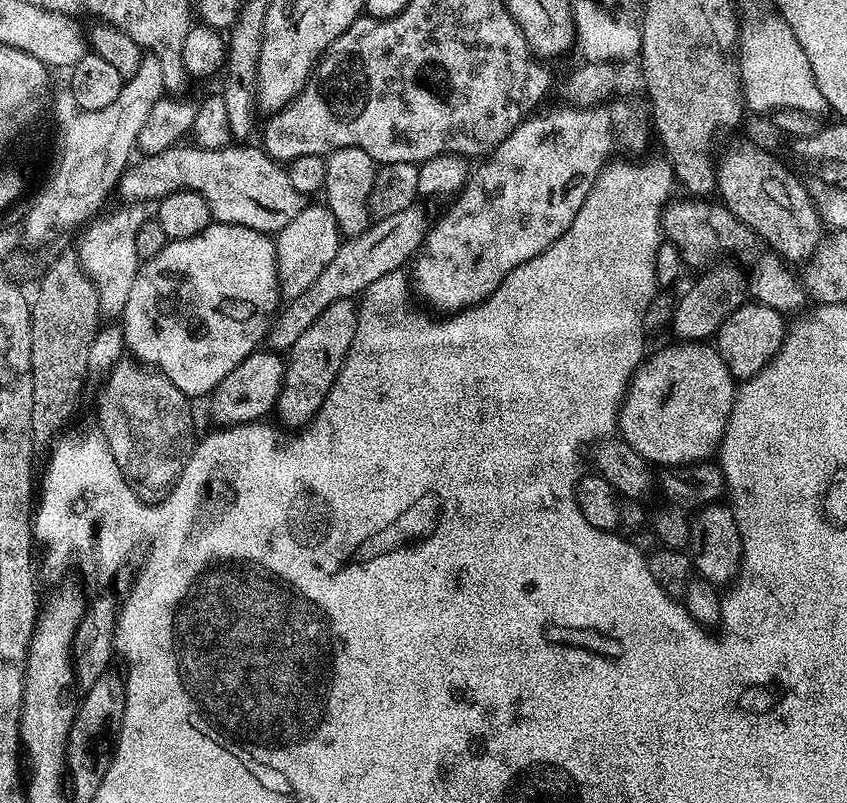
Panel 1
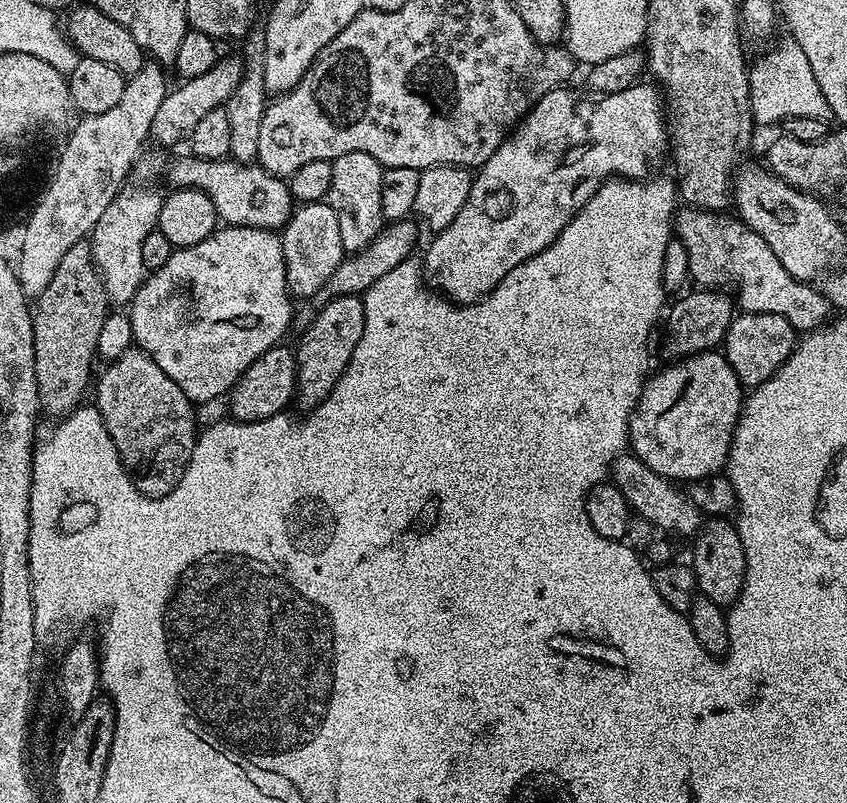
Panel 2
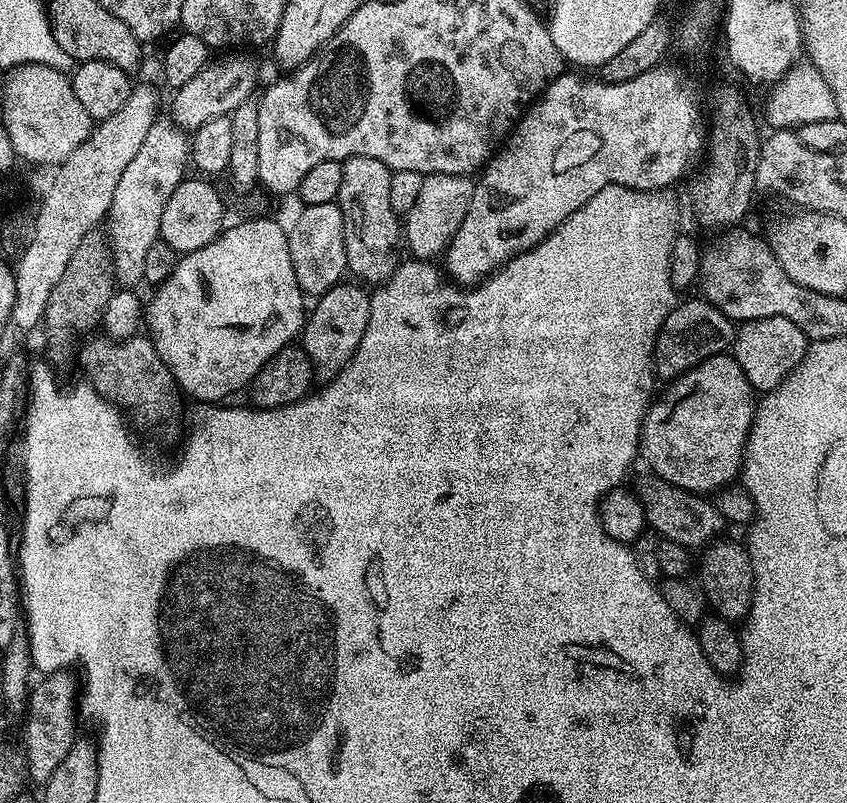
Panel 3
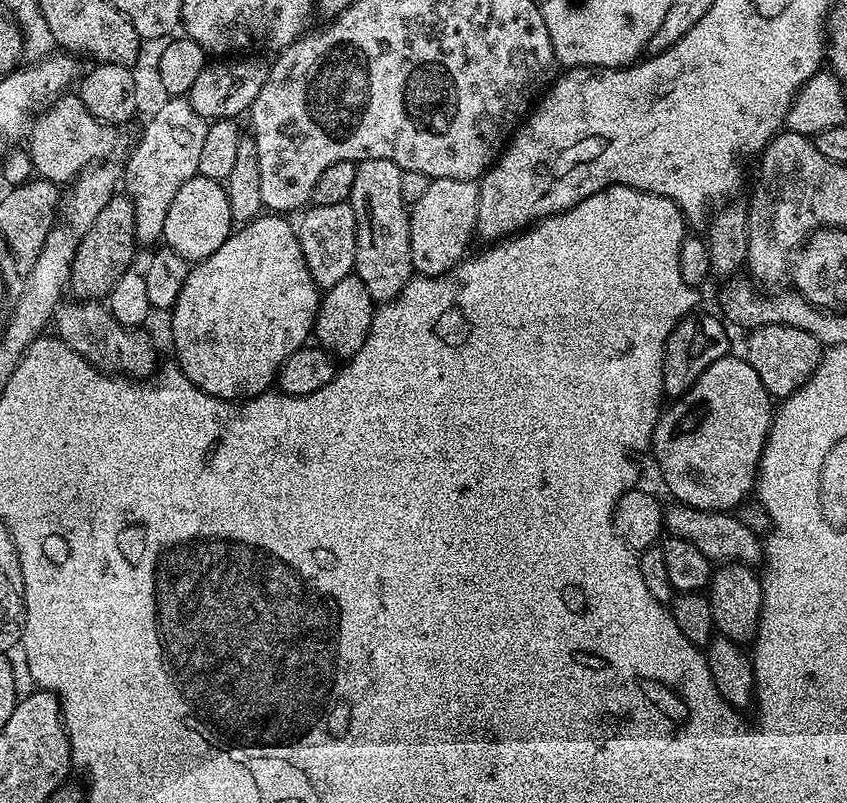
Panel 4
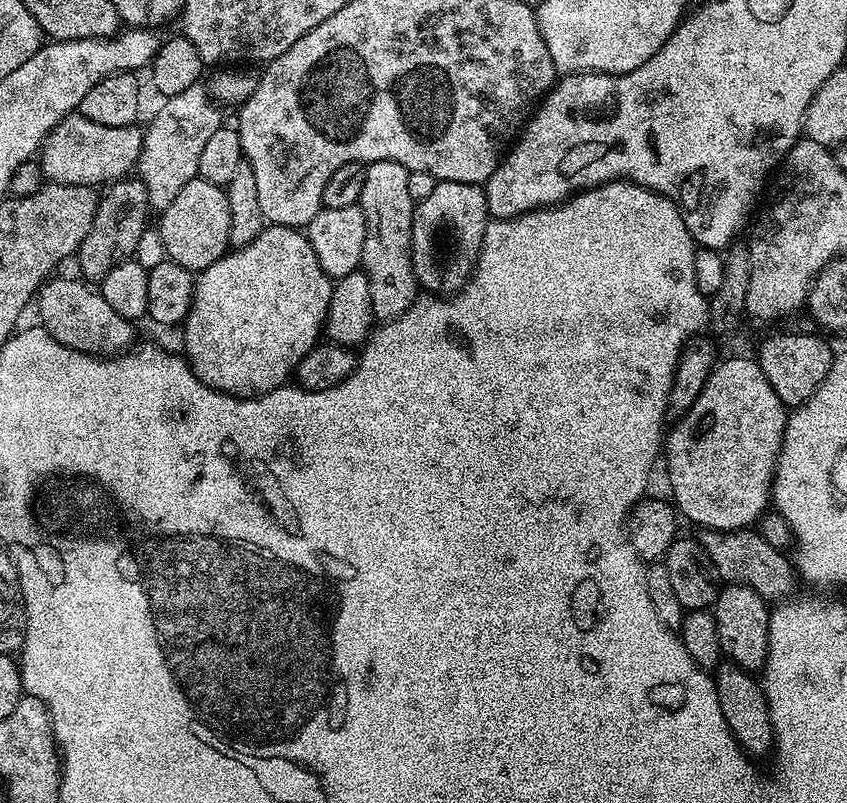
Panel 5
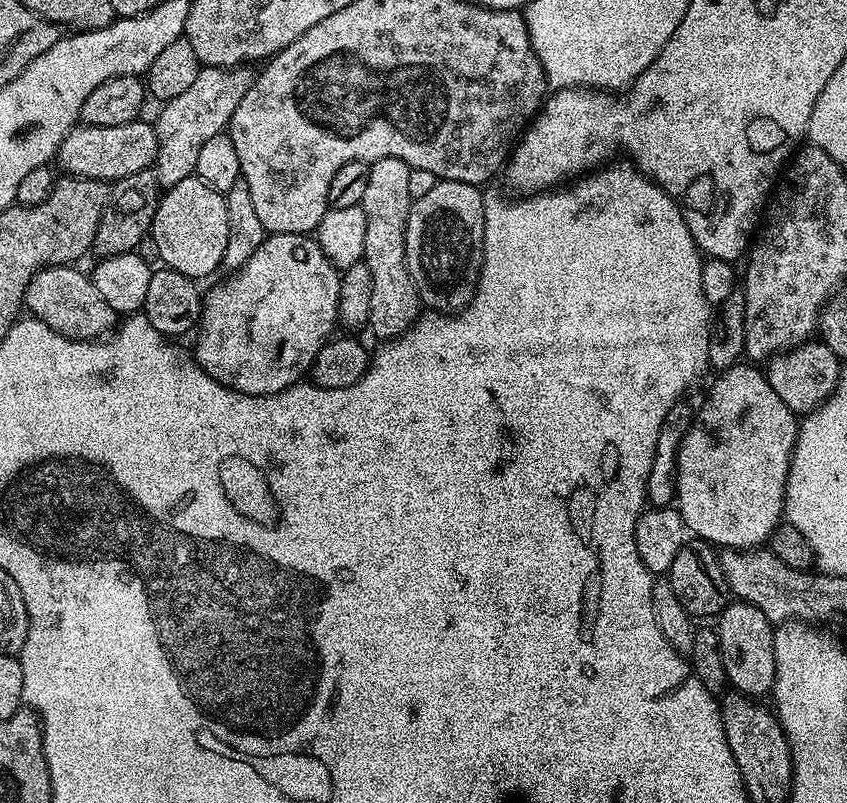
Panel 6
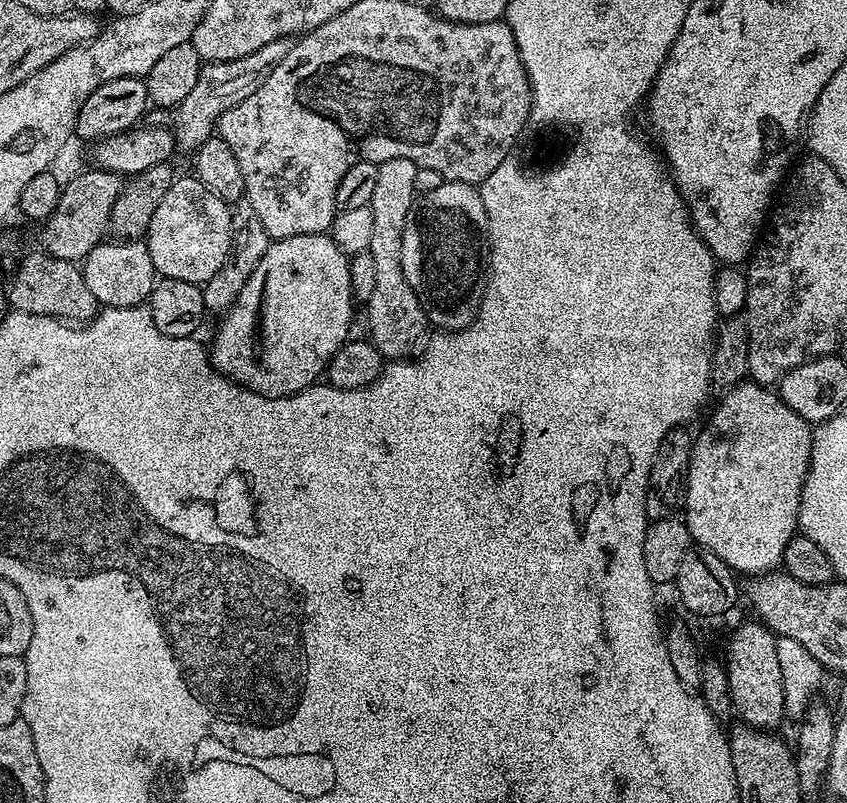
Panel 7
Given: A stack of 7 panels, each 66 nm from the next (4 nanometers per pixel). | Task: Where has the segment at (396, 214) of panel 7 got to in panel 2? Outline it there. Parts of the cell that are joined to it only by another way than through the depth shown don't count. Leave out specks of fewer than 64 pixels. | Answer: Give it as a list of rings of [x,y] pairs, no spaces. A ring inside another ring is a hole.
[[[351,152],[342,154],[332,161],[332,169],[334,174],[330,177],[326,203],[338,214],[338,226],[345,253],[355,254],[361,252],[386,223],[382,202],[382,178],[385,167],[370,154]]]

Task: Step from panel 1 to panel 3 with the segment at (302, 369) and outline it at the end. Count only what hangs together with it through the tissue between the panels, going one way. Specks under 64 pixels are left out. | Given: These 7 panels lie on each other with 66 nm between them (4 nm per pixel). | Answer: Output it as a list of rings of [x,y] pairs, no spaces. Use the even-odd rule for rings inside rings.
[[[341,282],[335,284],[311,305],[302,329],[302,347],[310,358],[312,367],[321,381],[327,382],[338,375],[354,358],[358,342],[366,334],[366,322],[370,322],[372,297],[367,287],[359,283]]]

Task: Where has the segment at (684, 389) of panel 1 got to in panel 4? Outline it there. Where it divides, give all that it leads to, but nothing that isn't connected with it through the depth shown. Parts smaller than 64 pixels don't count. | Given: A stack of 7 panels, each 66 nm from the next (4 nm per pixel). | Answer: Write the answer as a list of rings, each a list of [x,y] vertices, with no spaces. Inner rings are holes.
[[[735,354],[726,355],[708,366],[685,396],[673,399],[669,403],[672,405],[668,409],[665,407],[659,413],[656,422],[656,429],[652,435],[651,455],[656,455],[656,464],[660,467],[661,474],[664,475],[664,484],[668,487],[669,494],[673,496],[673,501],[685,504],[687,508],[697,508],[703,512],[731,513],[733,510],[739,509],[740,505],[753,495],[758,483],[758,473],[762,464],[764,450],[768,443],[768,431],[772,425],[774,415],[774,400],[768,391],[765,390],[765,386],[762,385],[762,380],[755,373],[754,368],[750,366],[748,360],[745,357],[737,356]]]

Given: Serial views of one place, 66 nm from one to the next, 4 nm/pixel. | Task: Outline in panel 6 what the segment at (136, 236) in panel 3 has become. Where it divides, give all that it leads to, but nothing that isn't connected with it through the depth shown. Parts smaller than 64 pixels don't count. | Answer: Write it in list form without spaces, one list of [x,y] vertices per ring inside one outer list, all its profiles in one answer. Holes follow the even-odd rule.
[[[248,66],[201,67],[198,78],[194,78],[194,86],[161,107],[164,109],[161,110],[160,117],[154,120],[157,134],[154,171],[161,185],[177,184],[195,173],[198,154],[202,151],[203,144],[231,125],[232,115],[238,110],[242,98],[246,98],[246,90],[250,90],[254,79],[252,70]]]

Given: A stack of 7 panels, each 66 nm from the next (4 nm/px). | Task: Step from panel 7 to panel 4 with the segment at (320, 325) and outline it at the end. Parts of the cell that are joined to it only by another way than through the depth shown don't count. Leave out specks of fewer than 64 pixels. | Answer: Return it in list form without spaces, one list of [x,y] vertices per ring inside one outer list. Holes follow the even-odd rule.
[[[261,214],[252,220],[251,223],[237,227],[232,235],[210,254],[210,258],[193,263],[188,270],[188,277],[182,286],[182,294],[178,294],[176,305],[170,310],[172,316],[172,344],[176,347],[175,363],[190,378],[194,387],[202,389],[206,394],[217,396],[220,400],[231,400],[233,402],[243,402],[250,400],[254,396],[262,396],[273,387],[274,381],[280,375],[280,368],[298,349],[305,347],[309,343],[314,332],[316,315],[320,309],[321,289],[316,287],[312,281],[310,270],[306,266],[306,258],[302,258],[302,246],[296,237],[296,228],[288,225],[283,215]]]

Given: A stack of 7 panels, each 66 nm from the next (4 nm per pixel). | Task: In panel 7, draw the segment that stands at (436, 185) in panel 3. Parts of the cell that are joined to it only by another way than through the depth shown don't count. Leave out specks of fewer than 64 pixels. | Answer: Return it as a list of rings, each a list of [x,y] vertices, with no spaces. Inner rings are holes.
[[[449,180],[438,186],[438,190],[423,193],[413,203],[406,230],[402,234],[402,270],[406,274],[406,282],[410,282],[410,286],[418,294],[429,325],[437,324],[437,329],[446,332],[457,332],[471,326],[480,313],[489,259],[486,206],[482,206],[477,185]]]

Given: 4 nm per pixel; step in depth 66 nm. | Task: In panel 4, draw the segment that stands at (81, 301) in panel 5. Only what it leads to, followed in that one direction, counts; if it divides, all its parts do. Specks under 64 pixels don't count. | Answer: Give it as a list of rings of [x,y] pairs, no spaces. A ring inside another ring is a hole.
[[[100,302],[61,303],[54,315],[55,335],[74,354],[78,354],[105,374],[127,374],[132,378],[148,378],[157,371],[156,352],[152,349],[152,340],[144,333],[143,327],[127,328],[122,326]]]

